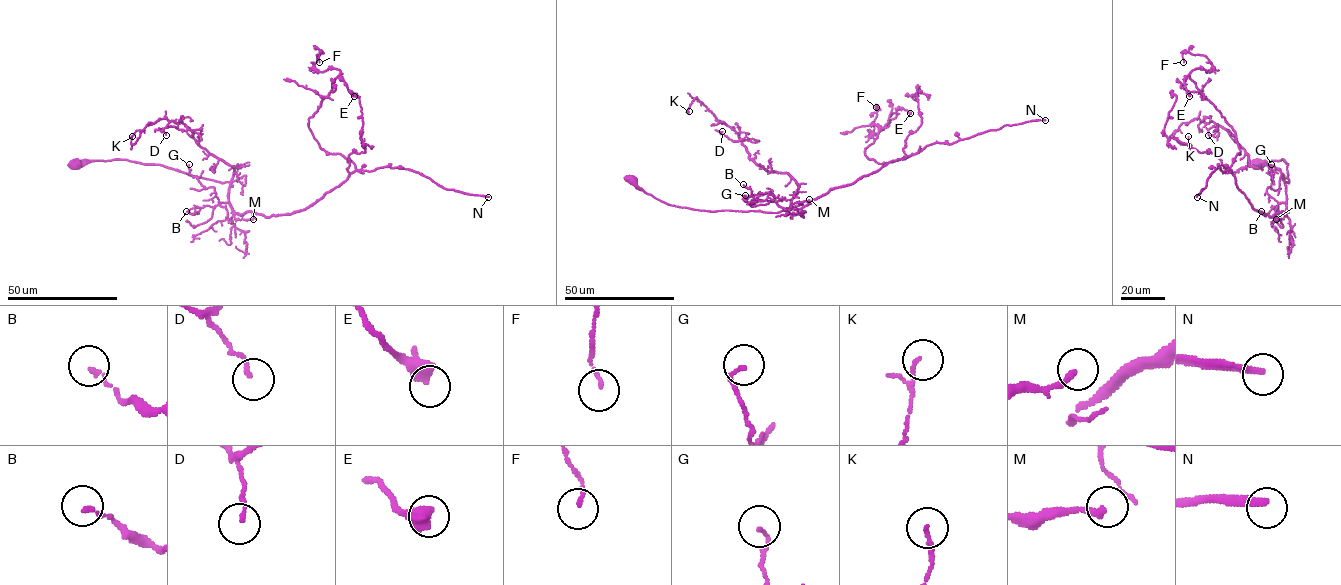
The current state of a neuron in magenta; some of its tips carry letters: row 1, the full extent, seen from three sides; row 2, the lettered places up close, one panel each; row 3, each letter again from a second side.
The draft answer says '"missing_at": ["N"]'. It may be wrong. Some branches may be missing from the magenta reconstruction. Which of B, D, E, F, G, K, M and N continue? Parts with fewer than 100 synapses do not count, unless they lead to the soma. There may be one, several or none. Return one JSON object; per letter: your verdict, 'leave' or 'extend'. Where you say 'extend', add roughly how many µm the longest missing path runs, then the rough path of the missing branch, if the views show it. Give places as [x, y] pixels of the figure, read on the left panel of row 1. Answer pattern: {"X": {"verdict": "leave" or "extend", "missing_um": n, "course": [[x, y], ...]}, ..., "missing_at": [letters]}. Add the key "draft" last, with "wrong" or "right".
{"B": {"verdict": "leave"}, "D": {"verdict": "leave"}, "E": {"verdict": "leave"}, "F": {"verdict": "leave"}, "G": {"verdict": "leave"}, "K": {"verdict": "leave"}, "M": {"verdict": "leave"}, "N": {"verdict": "extend", "missing_um": 200}, "missing_at": ["N"], "draft": "right"}

